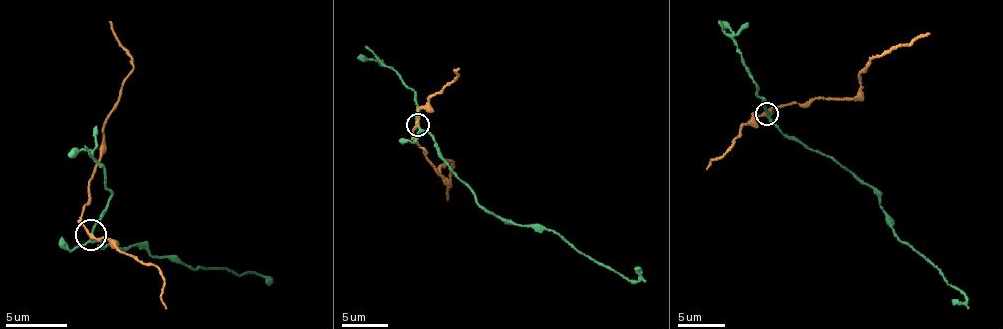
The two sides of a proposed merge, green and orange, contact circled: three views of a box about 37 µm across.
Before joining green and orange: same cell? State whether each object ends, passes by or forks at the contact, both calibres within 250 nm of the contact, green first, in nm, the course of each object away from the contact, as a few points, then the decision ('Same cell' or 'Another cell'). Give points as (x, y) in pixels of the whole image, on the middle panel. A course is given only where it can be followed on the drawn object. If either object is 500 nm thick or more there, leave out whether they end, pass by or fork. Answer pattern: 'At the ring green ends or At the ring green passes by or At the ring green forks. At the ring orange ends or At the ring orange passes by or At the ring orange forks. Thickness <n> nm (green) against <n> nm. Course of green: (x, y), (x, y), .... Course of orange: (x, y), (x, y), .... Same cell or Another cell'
At the ring green forks. At the ring orange passes by. Thickness 140 nm (green) against 240 nm. Course of green: (416, 124), (489, 212), (512, 223), (551, 229), (631, 280), (638, 278), (635, 267). Course of orange: (416, 124), (413, 141), (441, 176), (445, 178), (438, 171), (444, 161), (452, 161), (447, 199). Another cell

